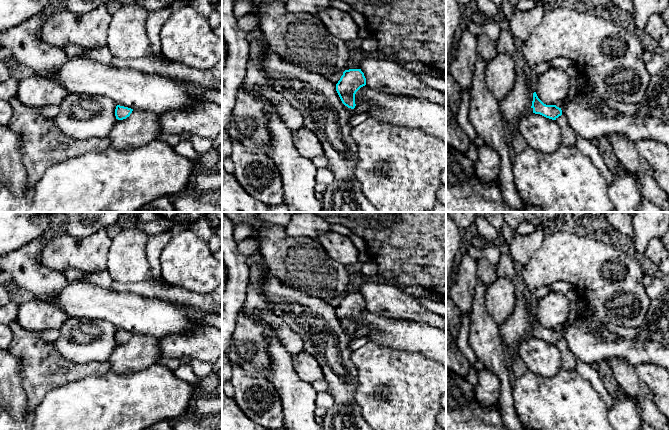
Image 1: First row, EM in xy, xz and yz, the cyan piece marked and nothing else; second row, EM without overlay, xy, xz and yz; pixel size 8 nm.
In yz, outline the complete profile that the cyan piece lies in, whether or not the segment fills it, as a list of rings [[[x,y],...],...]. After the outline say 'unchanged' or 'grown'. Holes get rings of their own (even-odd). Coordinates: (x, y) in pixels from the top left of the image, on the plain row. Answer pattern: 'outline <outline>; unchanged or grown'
outline [[[536,316],[533,317],[532,330],[533,337],[540,338],[546,342],[556,344],[562,339],[561,332],[556,329],[546,329],[537,320]]]; unchanged

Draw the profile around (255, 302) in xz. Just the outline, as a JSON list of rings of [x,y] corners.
[[[264,259],[250,266],[247,294],[241,309],[241,313],[248,318],[263,321],[259,313],[261,311],[272,311],[274,308],[270,300],[260,291],[260,285],[269,272]]]

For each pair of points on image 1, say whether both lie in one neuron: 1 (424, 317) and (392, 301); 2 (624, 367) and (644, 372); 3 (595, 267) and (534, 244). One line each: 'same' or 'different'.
1: same
2: different
3: different

